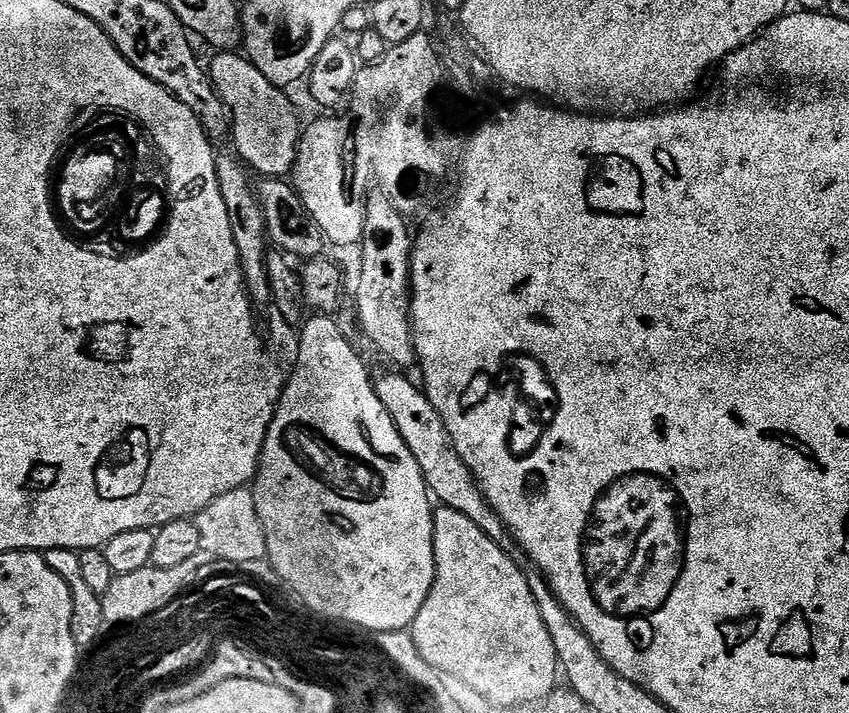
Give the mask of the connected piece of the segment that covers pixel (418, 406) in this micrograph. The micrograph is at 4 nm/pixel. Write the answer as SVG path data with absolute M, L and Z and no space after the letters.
M400 370L384 372L375 377L374 383L378 398L390 414L394 426L408 446L428 483L429 493L444 506L460 506L463 500L472 500L478 496L478 485L475 476L466 461L461 458L452 446L446 426L436 413L436 407L430 402L428 393L419 383L411 384Z

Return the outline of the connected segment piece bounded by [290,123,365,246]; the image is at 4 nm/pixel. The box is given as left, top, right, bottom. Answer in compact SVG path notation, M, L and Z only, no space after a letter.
M312 123L300 133L300 145L296 148L296 164L290 173L300 200L304 203L304 211L308 213L311 223L319 228L321 236L329 245L354 244L359 245L363 238L363 220L365 200L346 202L343 192L343 142L345 130L340 134L328 134L326 144L320 146L318 128Z

